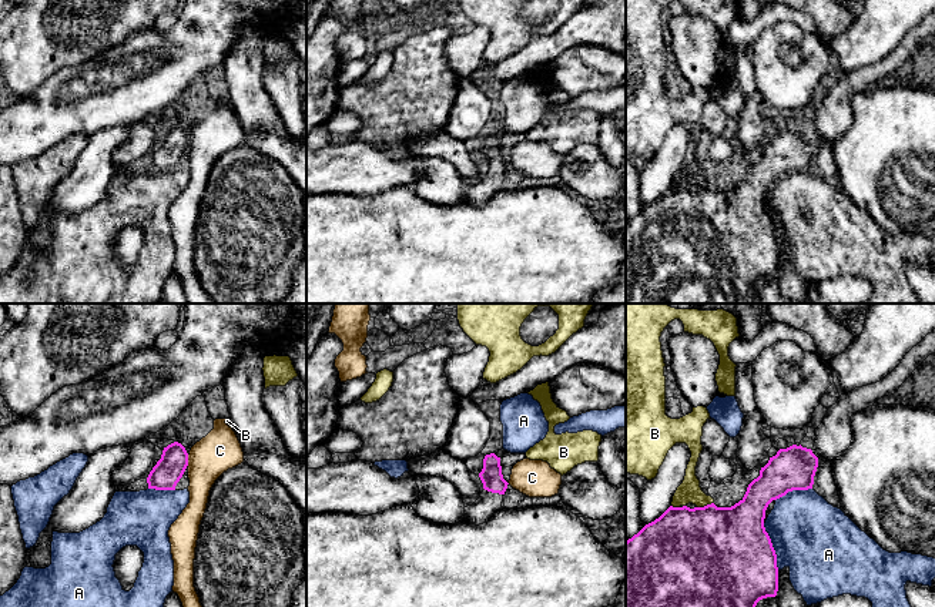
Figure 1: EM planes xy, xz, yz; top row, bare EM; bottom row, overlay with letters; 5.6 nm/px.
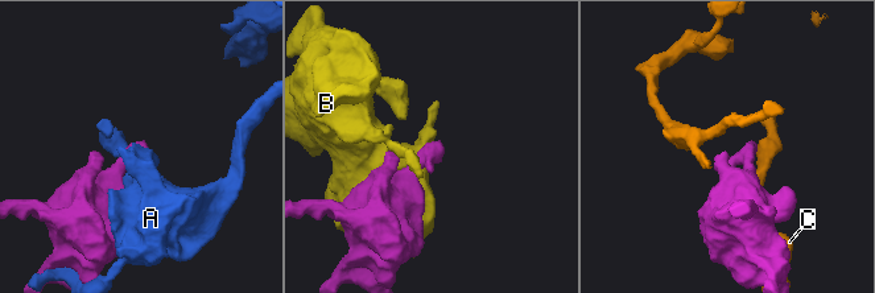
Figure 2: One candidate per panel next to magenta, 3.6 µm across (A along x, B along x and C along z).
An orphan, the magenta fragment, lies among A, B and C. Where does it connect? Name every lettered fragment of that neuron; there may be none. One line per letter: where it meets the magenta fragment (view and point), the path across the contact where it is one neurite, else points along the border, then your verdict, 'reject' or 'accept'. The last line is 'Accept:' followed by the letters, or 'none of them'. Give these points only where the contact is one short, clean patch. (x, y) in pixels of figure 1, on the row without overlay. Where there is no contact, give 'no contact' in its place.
A: contact yz (771, 227); reject
B: contact yz (704, 187); reject
C: contact xy (187, 141); border xy (187, 136), (188, 146); reject
Accept: none of them

